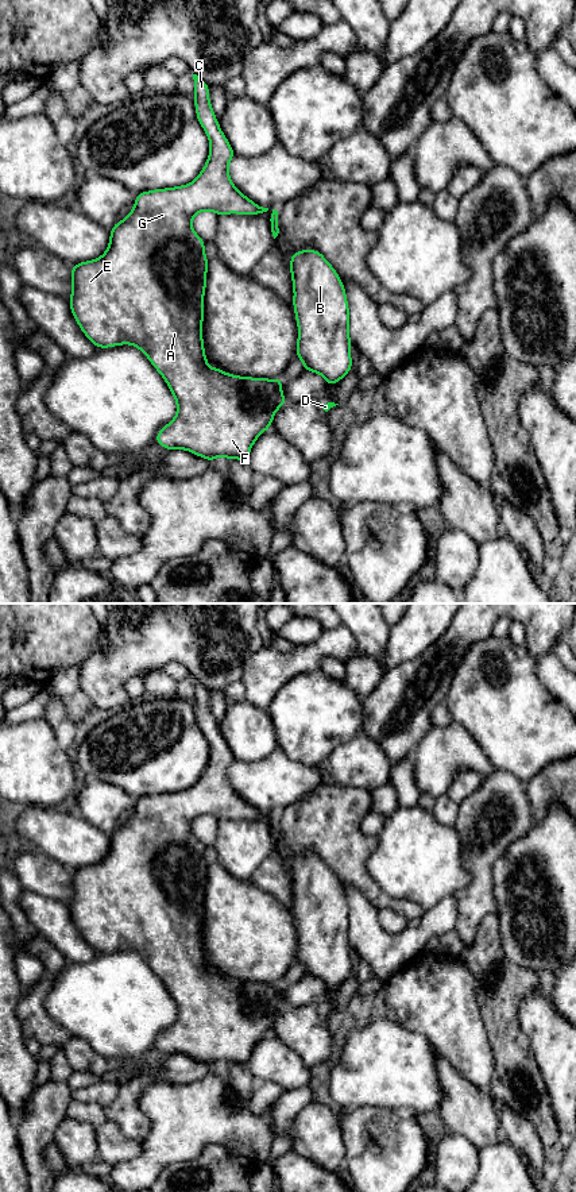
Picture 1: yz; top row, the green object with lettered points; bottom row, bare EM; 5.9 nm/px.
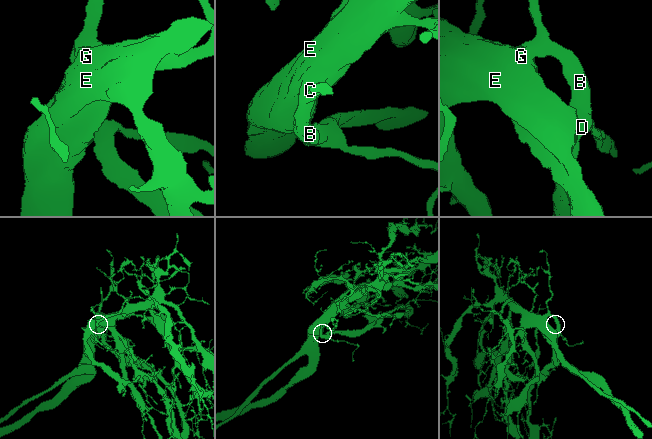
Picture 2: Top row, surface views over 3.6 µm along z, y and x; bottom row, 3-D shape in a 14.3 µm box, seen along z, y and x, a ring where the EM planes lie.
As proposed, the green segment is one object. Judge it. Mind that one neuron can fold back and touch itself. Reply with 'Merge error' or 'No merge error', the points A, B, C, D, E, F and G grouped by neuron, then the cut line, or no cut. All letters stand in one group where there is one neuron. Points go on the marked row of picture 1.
No merge error. Groups: A B C D E F G. No split

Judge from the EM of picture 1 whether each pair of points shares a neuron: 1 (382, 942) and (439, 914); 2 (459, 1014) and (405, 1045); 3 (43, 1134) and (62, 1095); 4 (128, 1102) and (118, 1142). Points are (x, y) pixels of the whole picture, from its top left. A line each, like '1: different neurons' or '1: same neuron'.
1: same neuron
2: different neurons
3: same neuron
4: different neurons

